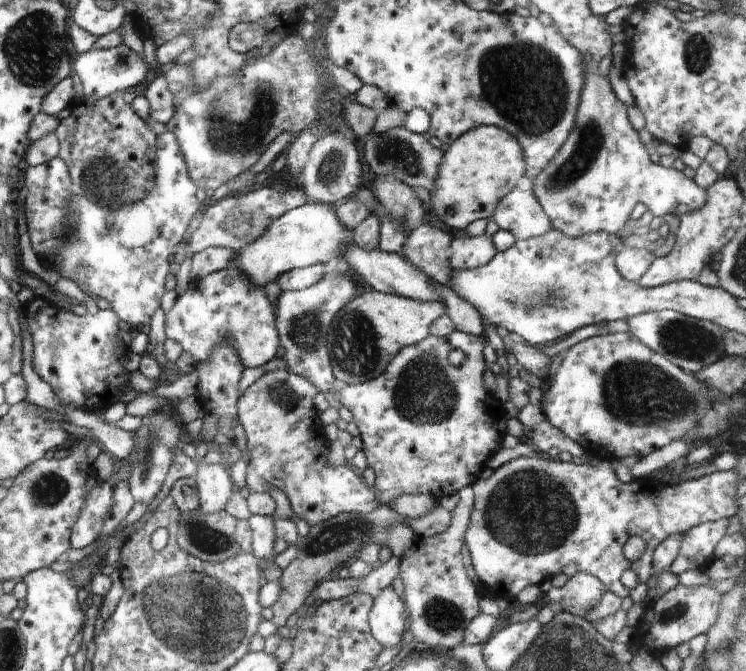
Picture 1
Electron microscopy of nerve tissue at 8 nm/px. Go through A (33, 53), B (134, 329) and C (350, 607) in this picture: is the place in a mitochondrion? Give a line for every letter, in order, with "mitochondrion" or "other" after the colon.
A: mitochondrion
B: other
C: other

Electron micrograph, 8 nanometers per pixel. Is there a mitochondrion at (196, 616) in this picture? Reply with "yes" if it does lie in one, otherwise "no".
yes

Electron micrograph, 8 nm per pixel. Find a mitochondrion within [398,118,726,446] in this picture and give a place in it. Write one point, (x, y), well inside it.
(637, 392)

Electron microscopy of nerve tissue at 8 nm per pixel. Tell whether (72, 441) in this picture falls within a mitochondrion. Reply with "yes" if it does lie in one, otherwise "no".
no

